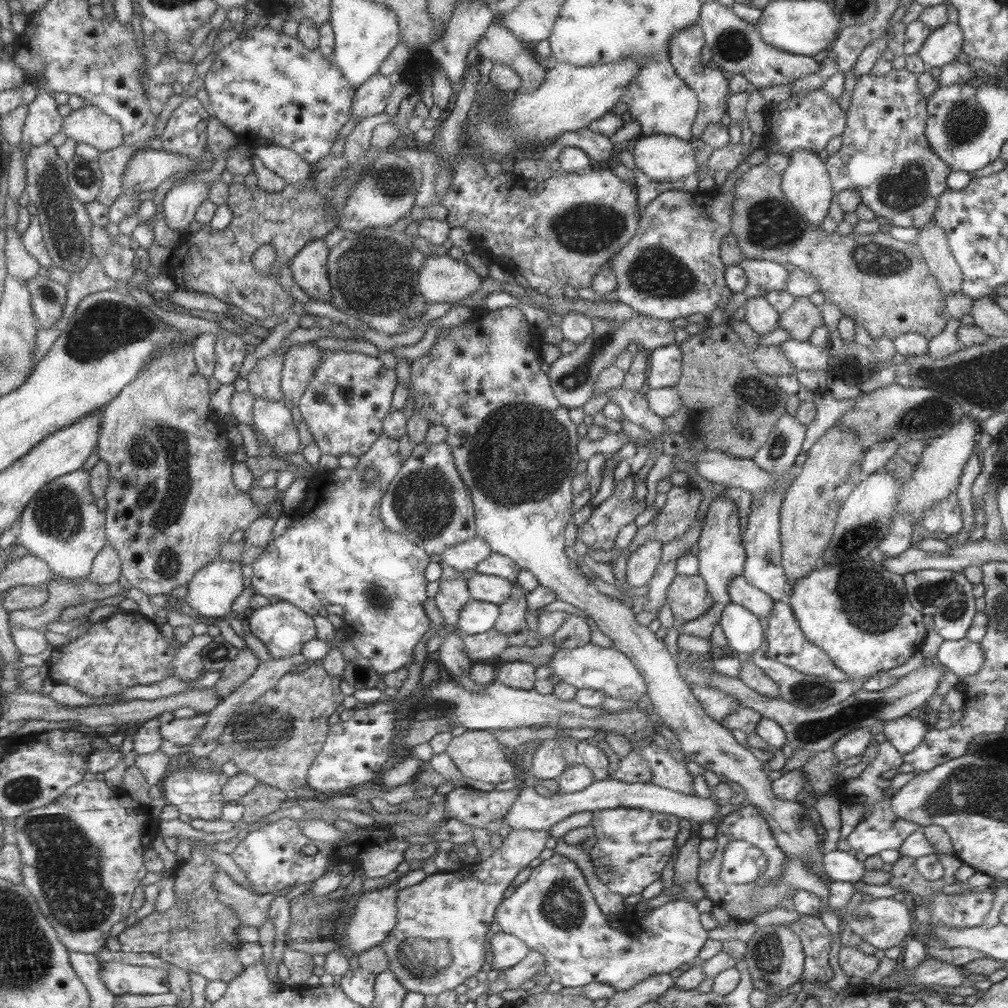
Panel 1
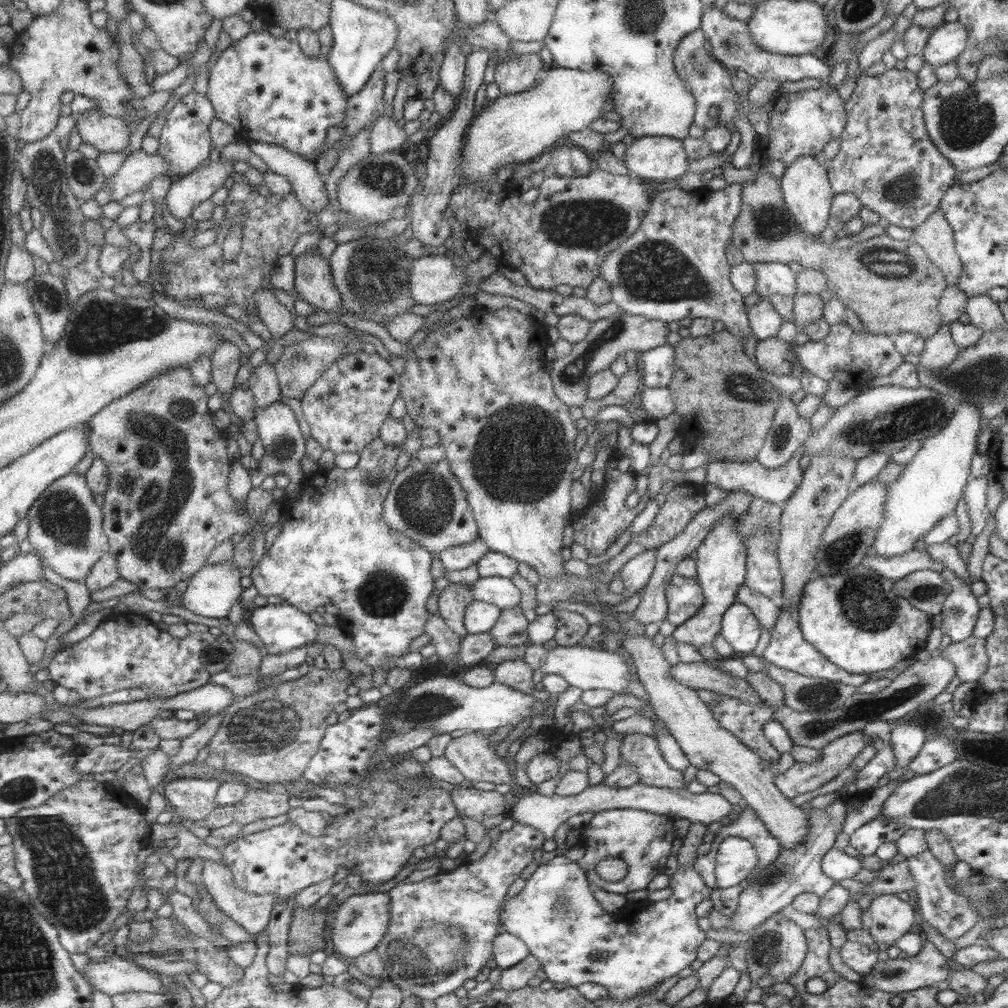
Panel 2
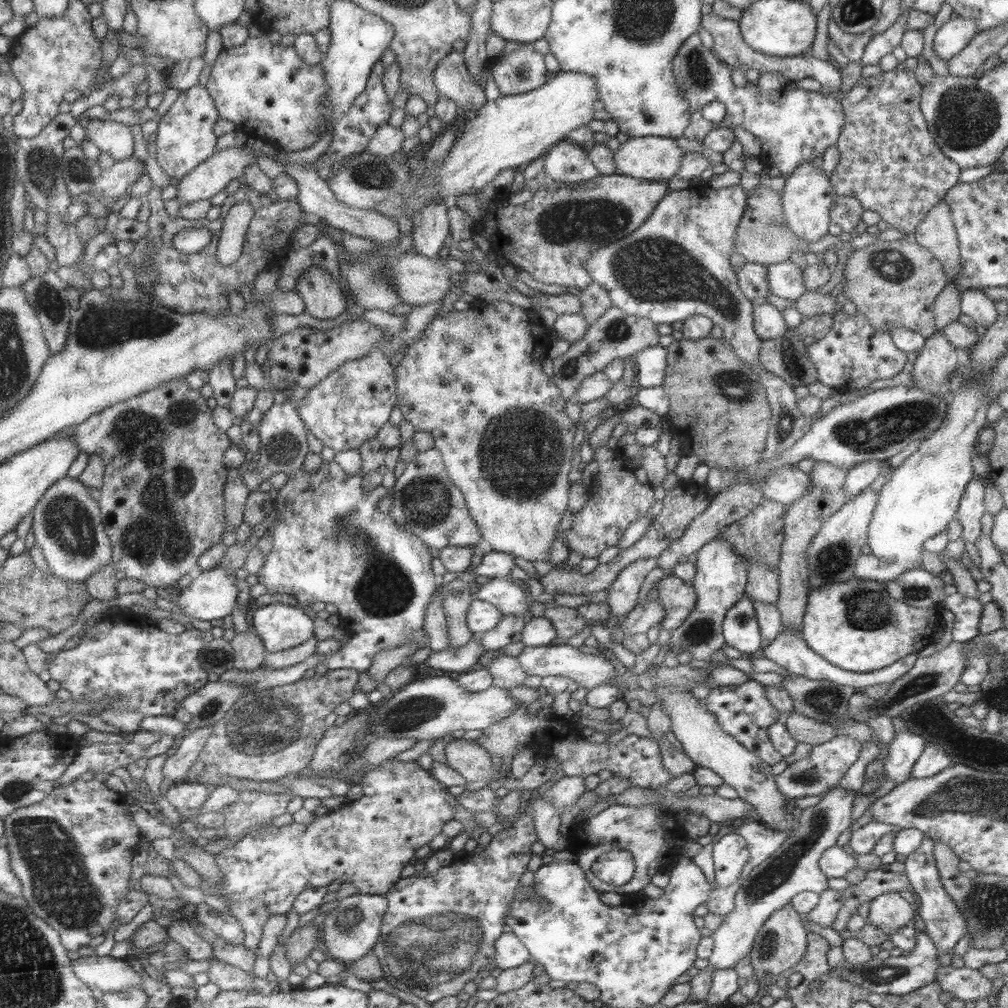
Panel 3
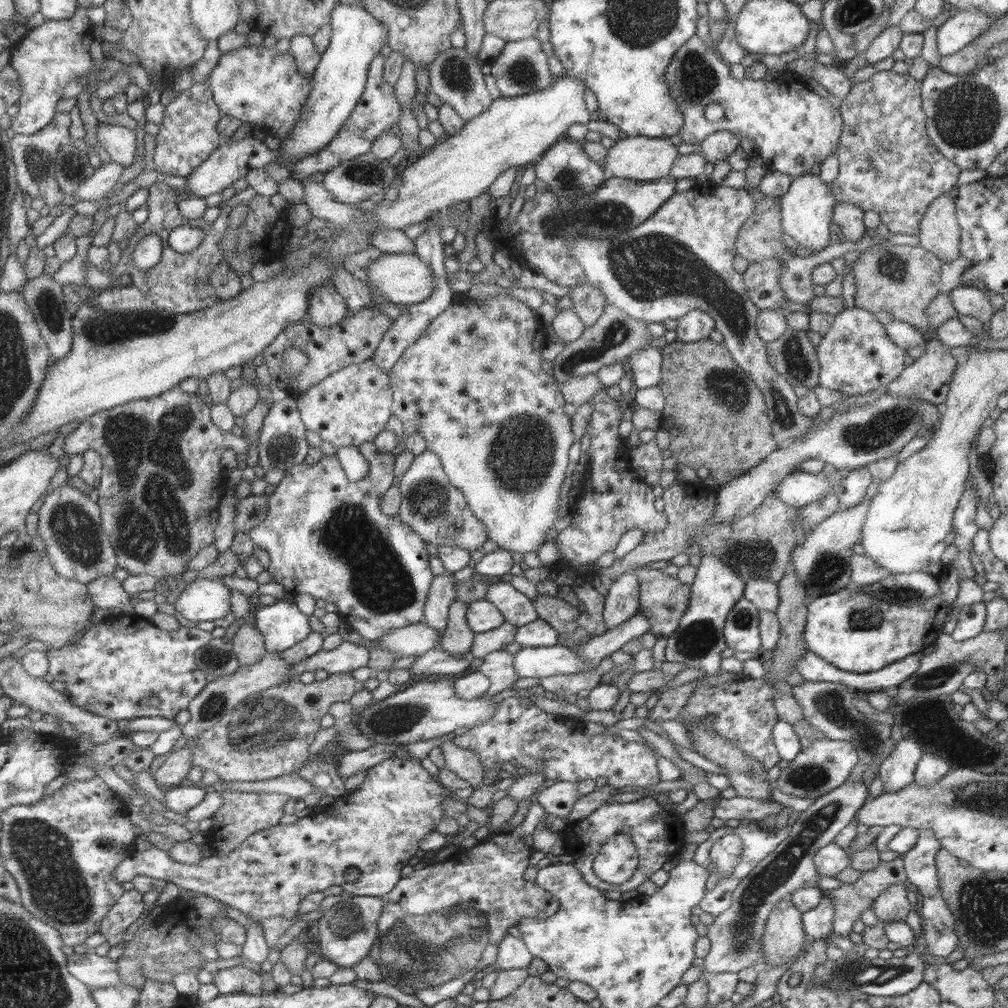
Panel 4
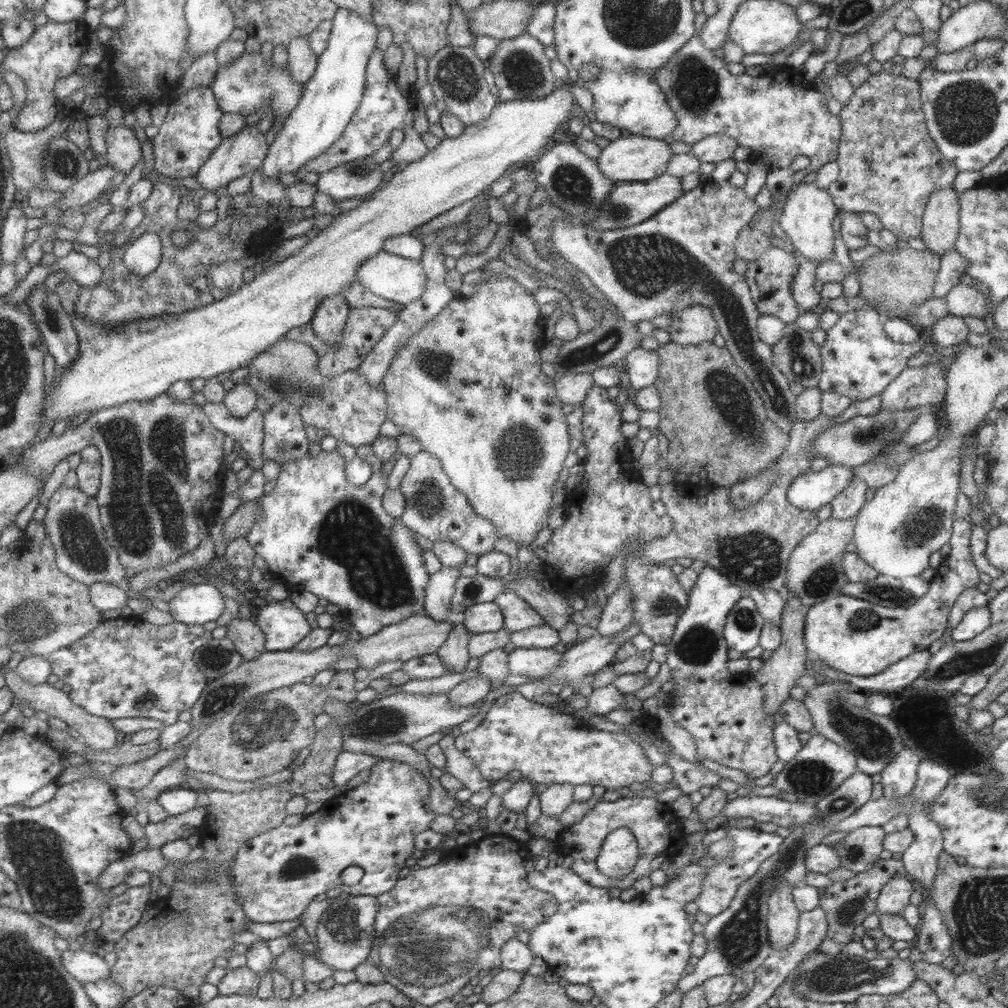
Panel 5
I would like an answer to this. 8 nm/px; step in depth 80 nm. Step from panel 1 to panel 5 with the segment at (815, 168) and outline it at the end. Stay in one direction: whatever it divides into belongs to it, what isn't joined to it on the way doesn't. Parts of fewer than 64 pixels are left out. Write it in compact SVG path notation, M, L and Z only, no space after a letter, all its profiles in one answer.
M814 182L797 183L787 195L780 216L777 217L779 227L788 237L788 241L805 259L816 260L816 263L833 260L832 220L837 218L838 208L834 205L827 189L819 188Z

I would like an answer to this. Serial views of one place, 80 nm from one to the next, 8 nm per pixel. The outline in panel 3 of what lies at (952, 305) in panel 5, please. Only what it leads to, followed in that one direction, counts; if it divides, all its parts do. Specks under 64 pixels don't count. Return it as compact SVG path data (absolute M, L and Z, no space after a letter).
M967 288L960 292L960 313L966 314L975 324L986 326L993 324L998 317L993 301L979 288Z

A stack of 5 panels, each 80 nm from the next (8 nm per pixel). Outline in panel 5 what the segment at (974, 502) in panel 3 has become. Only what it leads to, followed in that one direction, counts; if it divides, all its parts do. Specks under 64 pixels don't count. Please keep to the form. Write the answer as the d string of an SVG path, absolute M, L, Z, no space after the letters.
M967 515L954 517L948 540L951 551L935 570L929 590L911 605L887 608L841 593L811 605L804 615L806 650L833 670L868 677L917 650L927 649L947 630L948 612L959 593L964 588L975 587L979 582L979 572L970 554L972 526Z

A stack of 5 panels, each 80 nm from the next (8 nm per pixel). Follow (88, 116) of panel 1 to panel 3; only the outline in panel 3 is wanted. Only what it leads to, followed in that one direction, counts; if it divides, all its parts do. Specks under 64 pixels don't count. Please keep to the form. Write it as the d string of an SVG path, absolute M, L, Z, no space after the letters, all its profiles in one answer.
M94 112L86 122L87 141L93 141L102 151L110 152L116 160L130 159L135 154L135 138L131 126L109 120L104 113Z

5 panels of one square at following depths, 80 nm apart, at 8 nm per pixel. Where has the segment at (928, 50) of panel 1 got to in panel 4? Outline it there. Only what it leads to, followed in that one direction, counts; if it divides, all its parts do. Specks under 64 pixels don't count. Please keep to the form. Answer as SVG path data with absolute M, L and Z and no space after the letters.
M977 9L956 12L949 16L941 26L936 29L936 48L940 56L947 56L957 52L969 44L981 31L987 30L991 21L985 13Z

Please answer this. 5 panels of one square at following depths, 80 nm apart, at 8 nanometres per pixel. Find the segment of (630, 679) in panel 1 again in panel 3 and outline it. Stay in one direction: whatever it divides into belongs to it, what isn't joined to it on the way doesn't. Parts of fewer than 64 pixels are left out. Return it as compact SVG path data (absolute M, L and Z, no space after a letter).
M560 641L555 645L524 646L516 659L529 676L566 676L576 682L577 686L581 686L587 691L601 684L606 684L605 680L609 680L615 674L615 668L611 664L611 660L605 657L605 652L600 654L593 651L593 654L586 654L580 652L577 647Z

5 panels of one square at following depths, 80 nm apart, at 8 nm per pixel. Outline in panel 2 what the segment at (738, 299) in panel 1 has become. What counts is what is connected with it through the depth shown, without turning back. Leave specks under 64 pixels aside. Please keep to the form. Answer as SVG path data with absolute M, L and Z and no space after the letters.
M763 261L752 263L755 284L752 291L759 296L768 297L772 294L795 296L794 272L786 264Z

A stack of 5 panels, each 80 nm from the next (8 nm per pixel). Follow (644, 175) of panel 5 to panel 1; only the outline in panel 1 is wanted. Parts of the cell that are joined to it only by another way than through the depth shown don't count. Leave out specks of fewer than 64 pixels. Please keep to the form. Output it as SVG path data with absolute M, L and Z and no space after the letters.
M638 136L631 154L636 167L657 182L681 181L696 172L697 162L690 142L676 136Z

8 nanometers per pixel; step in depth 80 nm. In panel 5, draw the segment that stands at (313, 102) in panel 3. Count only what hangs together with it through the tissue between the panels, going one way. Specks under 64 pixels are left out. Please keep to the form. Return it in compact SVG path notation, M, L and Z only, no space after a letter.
M259 51L244 52L239 58L227 66L220 67L215 76L215 82L210 88L214 90L217 101L224 113L237 113L243 116L251 116L253 112L260 110L266 112L270 106L271 114L274 120L283 124L295 105L302 99L303 85L295 84L291 80L287 68L273 64L265 64Z

